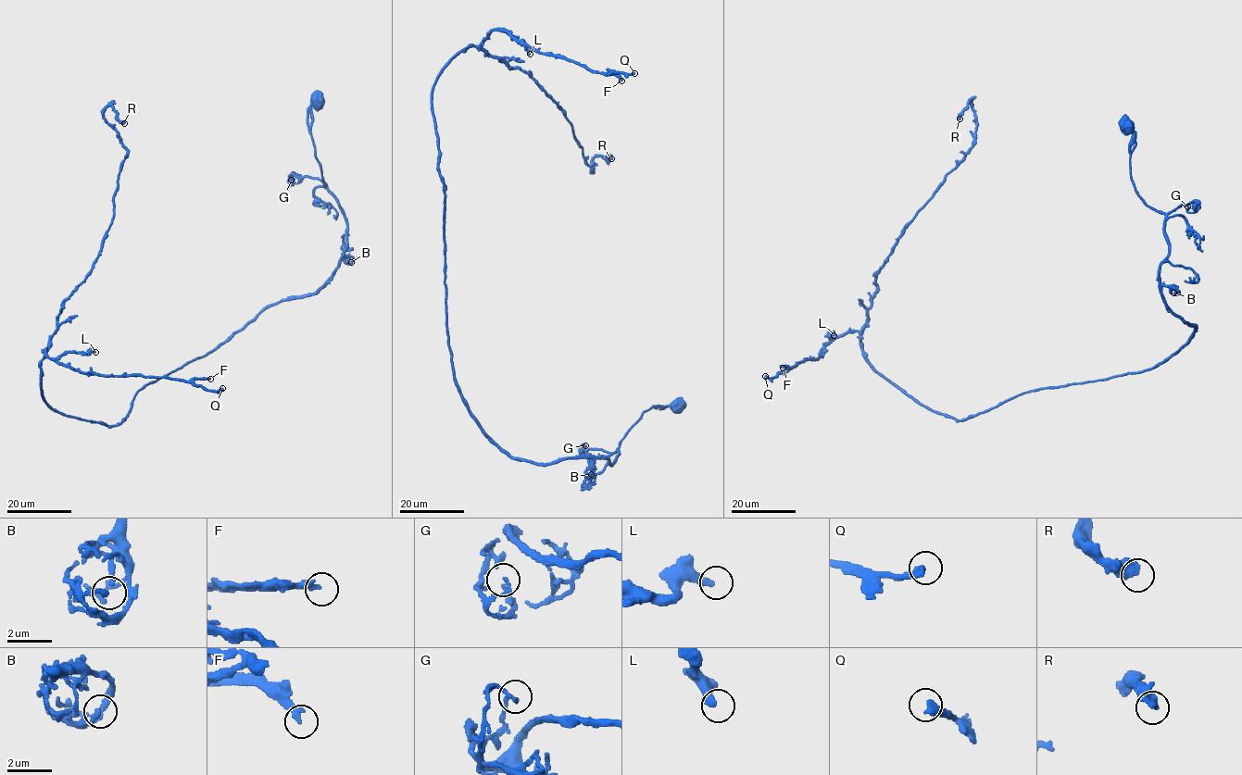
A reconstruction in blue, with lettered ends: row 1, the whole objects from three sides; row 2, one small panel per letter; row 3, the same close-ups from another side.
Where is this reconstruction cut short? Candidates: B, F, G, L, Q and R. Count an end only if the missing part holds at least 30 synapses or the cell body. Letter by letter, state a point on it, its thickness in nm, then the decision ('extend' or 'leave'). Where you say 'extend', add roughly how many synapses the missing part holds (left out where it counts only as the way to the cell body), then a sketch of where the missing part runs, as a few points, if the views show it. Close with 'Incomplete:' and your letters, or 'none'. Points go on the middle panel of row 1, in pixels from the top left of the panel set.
B: place (591, 474); calibre 190 nm; leave
F: place (621, 81); calibre 280 nm; extend; 170 synapses; course (621, 81), (648, 82), (678, 109), (681, 114), (677, 121), (667, 122), (660, 131)
G: place (585, 445); calibre 130 nm; leave
L: place (530, 54); calibre 360 nm; leave
Q: place (634, 73); calibre 360 nm; extend; 40 synapses; course (634, 73), (642, 81), (656, 75), (660, 82), (671, 85)
R: place (611, 158); calibre 480 nm; leave
Incomplete: F, Q

